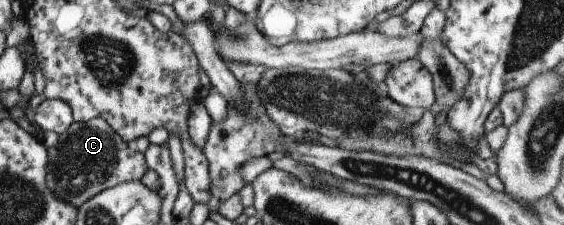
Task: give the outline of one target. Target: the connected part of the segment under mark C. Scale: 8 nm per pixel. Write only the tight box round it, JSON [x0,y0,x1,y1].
[46,118,148,209]

